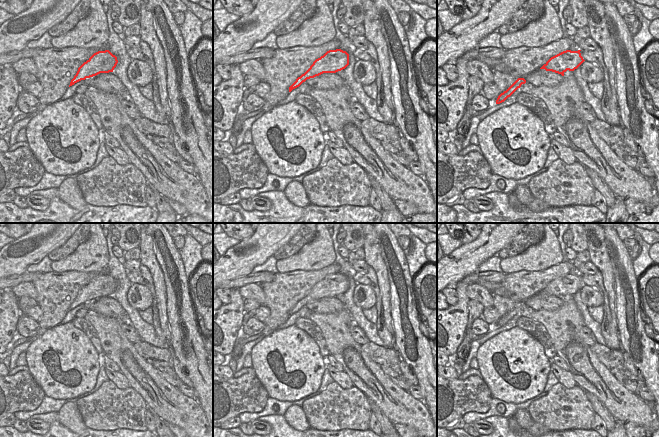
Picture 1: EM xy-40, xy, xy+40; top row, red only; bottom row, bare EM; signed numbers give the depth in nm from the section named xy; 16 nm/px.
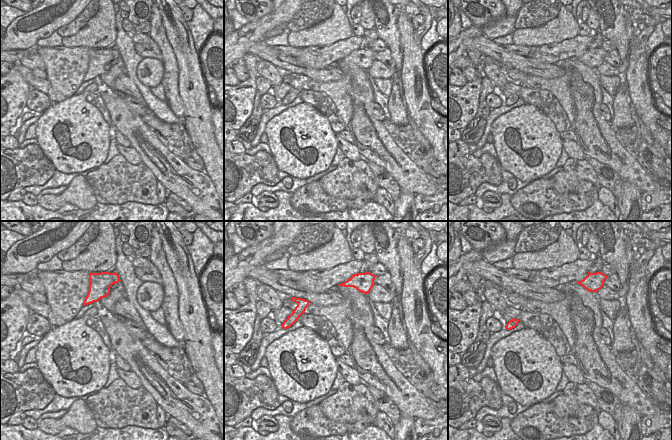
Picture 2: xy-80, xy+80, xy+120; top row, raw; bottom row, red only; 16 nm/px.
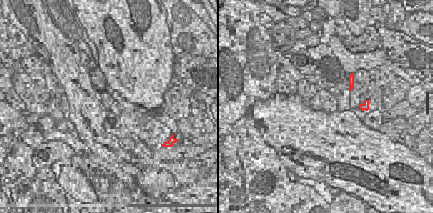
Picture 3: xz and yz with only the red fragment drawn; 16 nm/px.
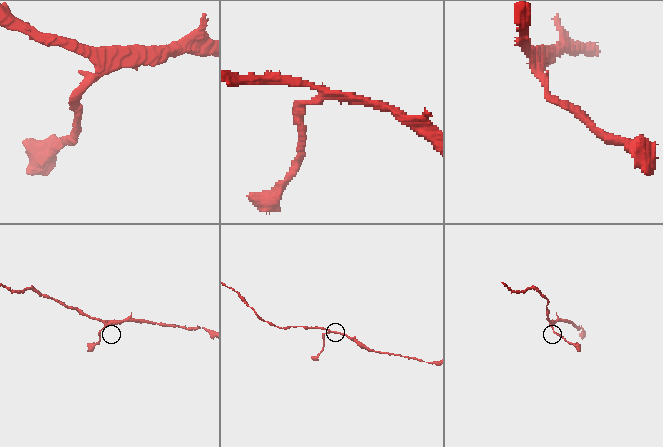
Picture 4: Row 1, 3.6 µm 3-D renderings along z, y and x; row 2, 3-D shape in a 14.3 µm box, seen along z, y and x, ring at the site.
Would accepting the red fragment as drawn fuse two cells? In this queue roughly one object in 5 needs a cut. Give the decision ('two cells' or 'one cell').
one cell

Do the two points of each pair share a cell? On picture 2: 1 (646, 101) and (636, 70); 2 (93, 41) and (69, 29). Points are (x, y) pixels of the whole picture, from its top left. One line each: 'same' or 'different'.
1: same
2: different

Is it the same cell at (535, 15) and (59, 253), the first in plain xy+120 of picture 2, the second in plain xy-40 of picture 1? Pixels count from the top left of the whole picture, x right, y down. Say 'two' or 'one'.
one

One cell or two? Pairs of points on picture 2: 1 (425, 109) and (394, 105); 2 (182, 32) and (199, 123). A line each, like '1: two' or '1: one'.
1: two
2: one

